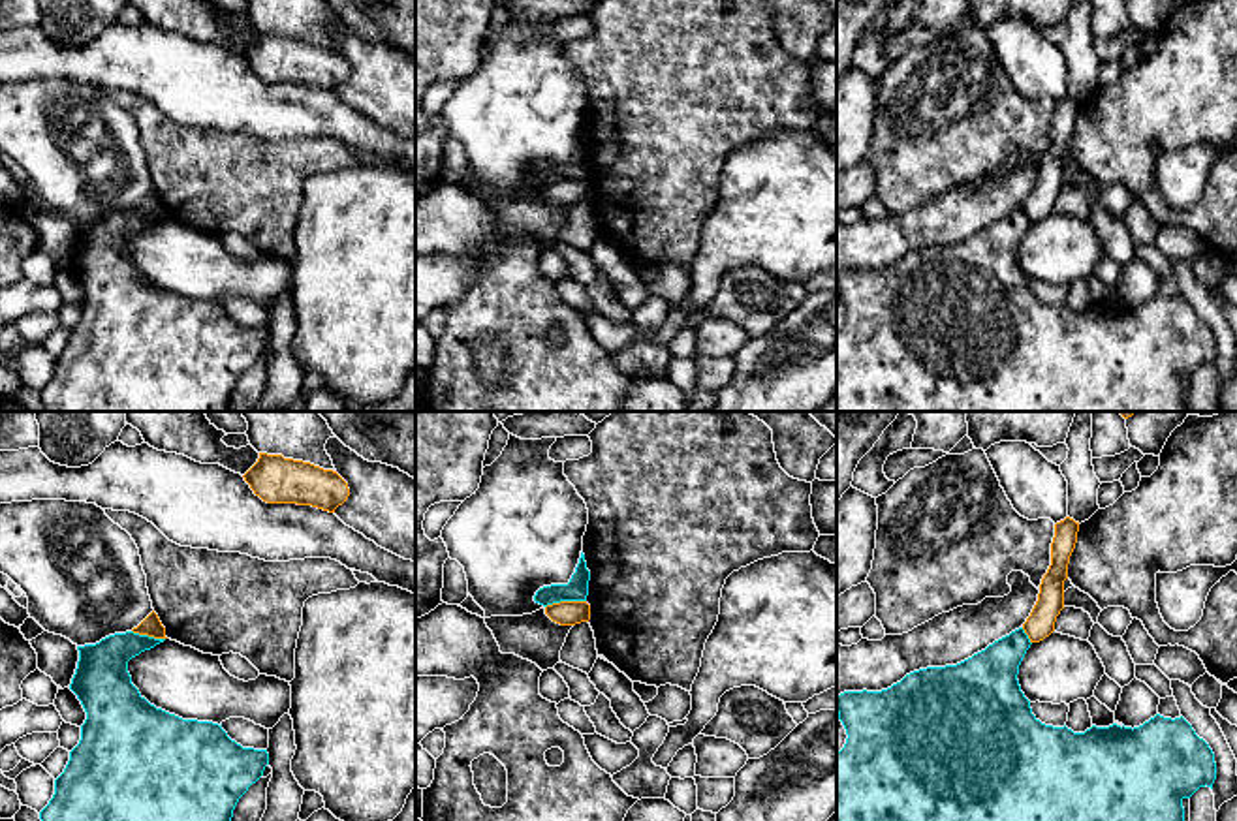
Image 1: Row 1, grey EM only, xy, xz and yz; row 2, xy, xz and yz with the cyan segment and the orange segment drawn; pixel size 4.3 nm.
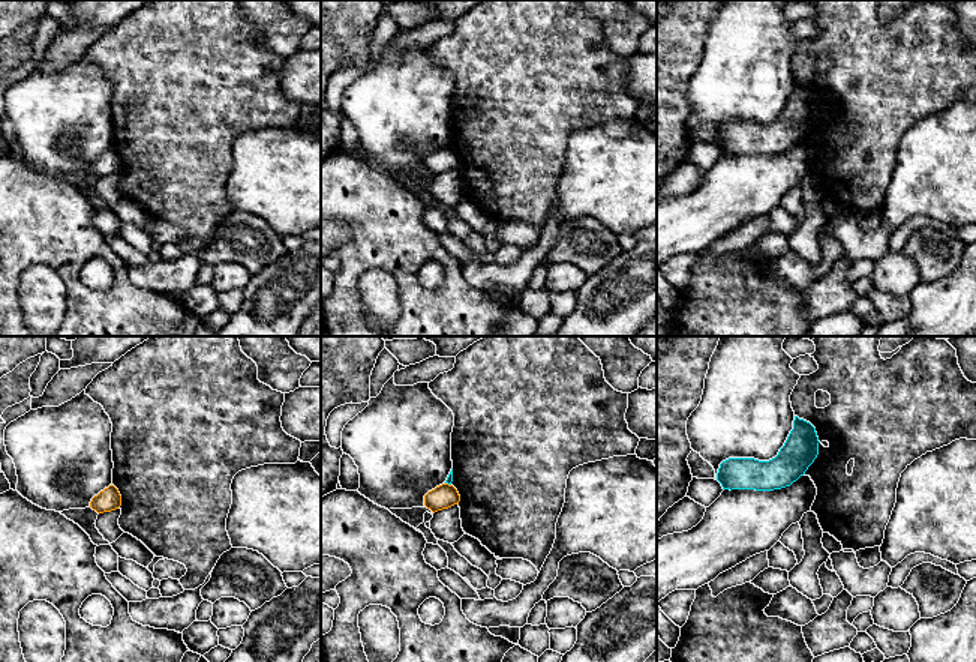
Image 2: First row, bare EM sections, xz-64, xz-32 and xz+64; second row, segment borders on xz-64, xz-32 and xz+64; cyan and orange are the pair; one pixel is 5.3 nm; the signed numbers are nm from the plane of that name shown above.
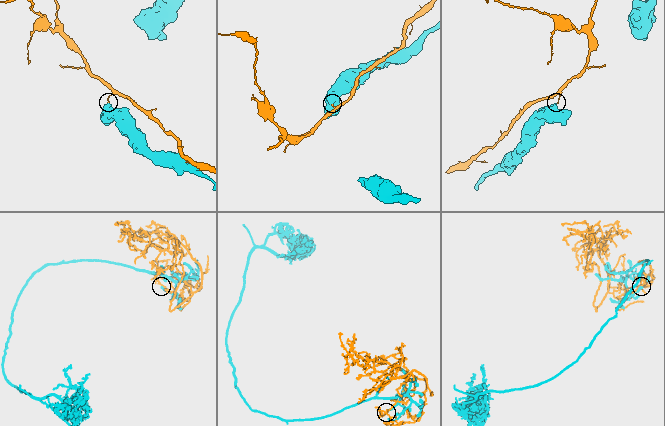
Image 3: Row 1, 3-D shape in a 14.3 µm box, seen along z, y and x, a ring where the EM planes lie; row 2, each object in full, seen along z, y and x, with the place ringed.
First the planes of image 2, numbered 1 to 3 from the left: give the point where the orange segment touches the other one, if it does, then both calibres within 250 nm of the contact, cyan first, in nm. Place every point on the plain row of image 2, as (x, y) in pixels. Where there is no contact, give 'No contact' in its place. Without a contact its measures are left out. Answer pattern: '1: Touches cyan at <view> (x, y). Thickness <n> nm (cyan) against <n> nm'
1: No contact
2: Touches cyan at xz-32 (449, 147). Thickness 40 nm (cyan) against 130 nm
3: No contact

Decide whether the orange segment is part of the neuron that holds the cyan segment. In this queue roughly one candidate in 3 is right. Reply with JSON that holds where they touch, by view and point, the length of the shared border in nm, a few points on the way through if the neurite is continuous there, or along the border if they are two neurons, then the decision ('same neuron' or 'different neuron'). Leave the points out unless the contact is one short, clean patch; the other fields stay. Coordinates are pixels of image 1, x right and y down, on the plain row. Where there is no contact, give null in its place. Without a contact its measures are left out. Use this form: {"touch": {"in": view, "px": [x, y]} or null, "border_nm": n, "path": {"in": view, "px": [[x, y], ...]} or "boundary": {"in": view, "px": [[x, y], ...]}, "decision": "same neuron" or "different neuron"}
{"touch": {"in": "xz", "px": [564, 179]}, "border_nm": 180, "boundary": {"in": "xz", "px": [[585, 179], [561, 179], [546, 186]]}, "decision": "different neuron"}

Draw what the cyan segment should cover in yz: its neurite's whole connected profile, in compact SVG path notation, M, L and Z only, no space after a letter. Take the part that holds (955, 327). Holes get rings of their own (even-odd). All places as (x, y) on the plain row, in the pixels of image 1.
M1023 207L994 220L972 237L946 246L927 246L906 254L900 261L882 271L844 271L837 276L838 299L846 308L846 323L837 333L837 411L1186 411L1182 380L1199 366L1211 366L1216 359L1214 333L1181 297L1156 293L1139 306L1092 304L1085 312L1041 302L1021 271L1019 244L1030 227Z

